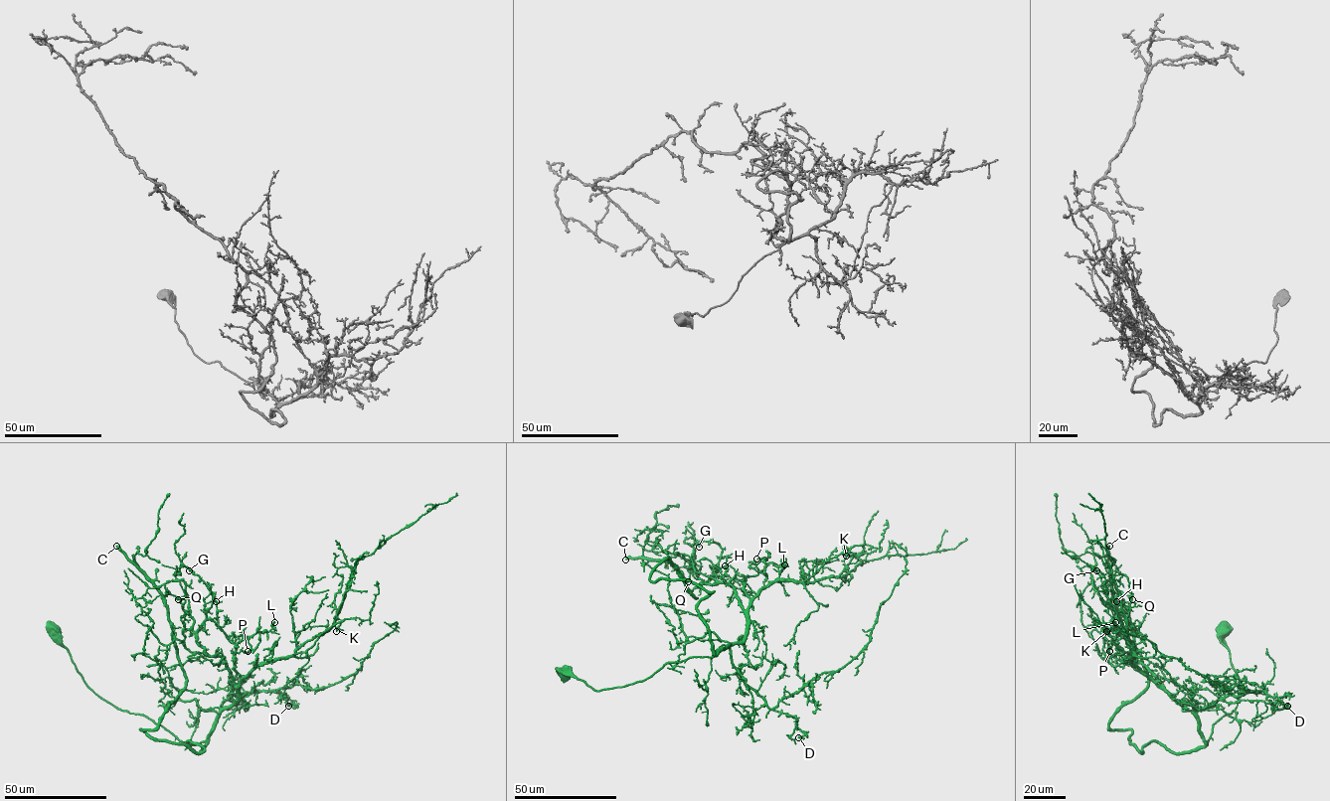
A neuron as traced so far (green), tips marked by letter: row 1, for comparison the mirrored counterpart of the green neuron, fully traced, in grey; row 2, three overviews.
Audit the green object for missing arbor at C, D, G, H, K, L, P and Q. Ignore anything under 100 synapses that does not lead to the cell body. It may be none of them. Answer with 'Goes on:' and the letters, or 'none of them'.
Goes on: C

